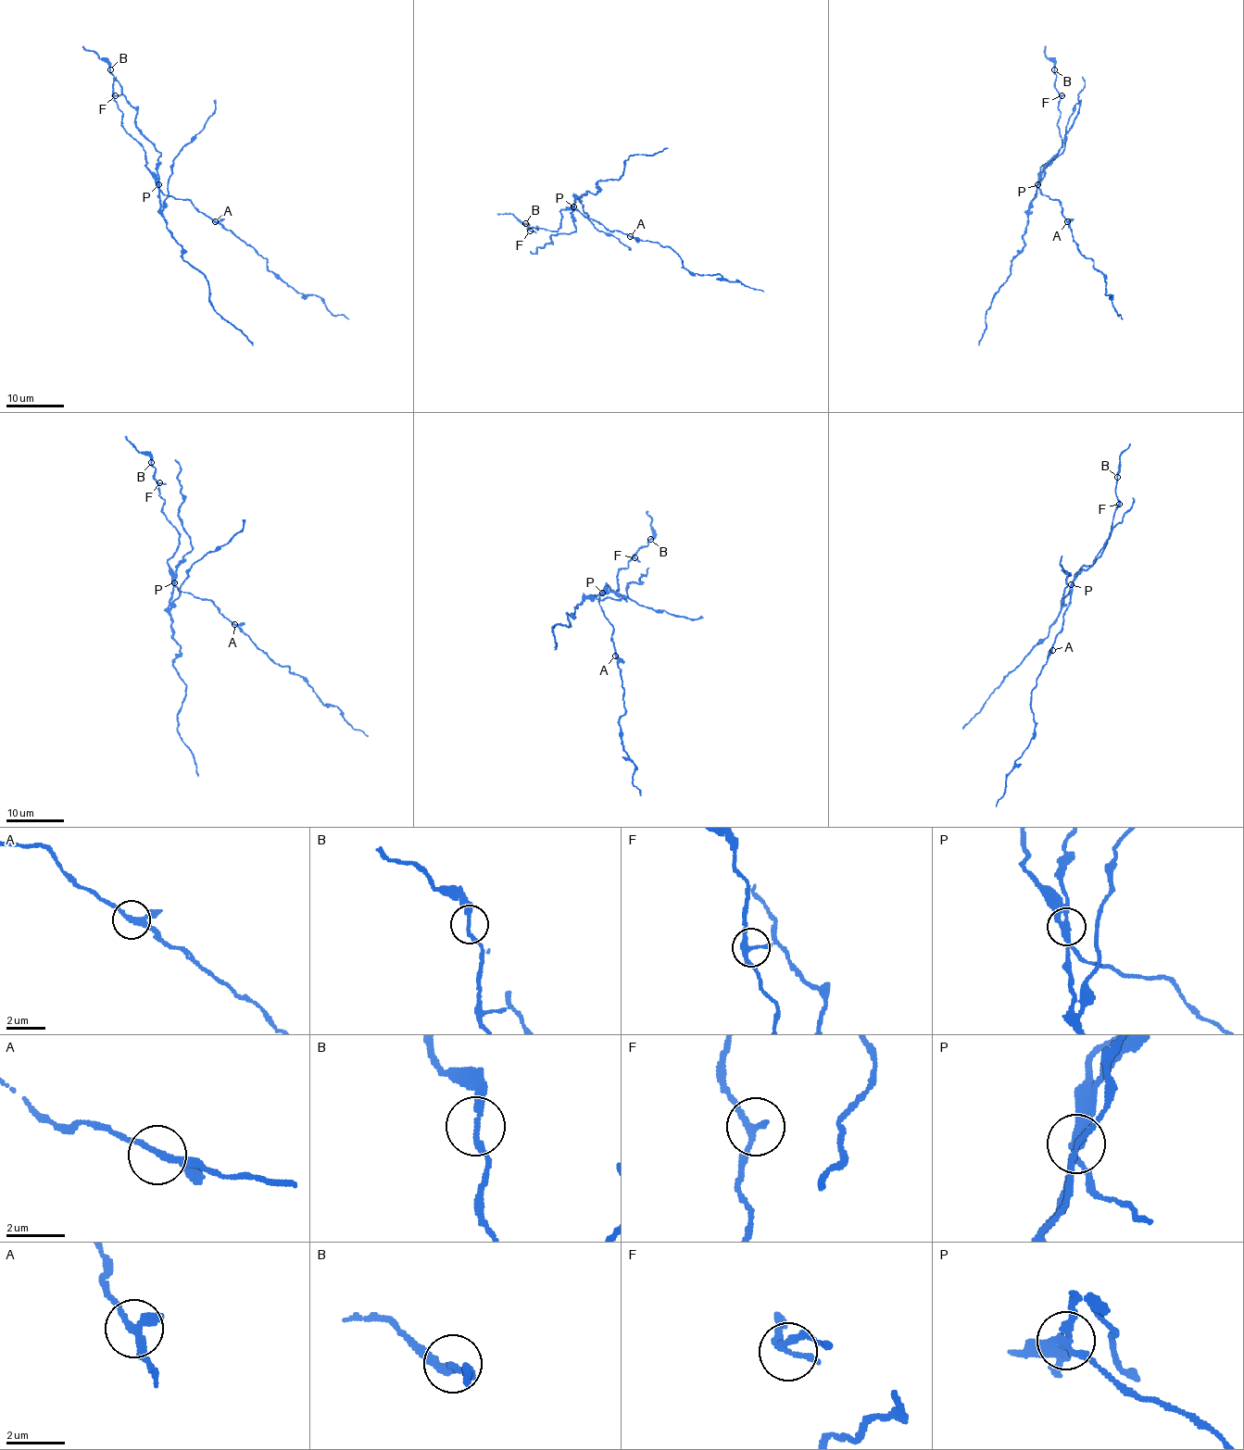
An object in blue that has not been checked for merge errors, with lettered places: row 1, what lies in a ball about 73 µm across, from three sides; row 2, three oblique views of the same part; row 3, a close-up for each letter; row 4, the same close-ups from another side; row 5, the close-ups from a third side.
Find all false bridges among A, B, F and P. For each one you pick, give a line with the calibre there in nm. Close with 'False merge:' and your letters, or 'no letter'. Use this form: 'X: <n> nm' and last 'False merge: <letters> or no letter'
P: 240 nm
False merge: P

